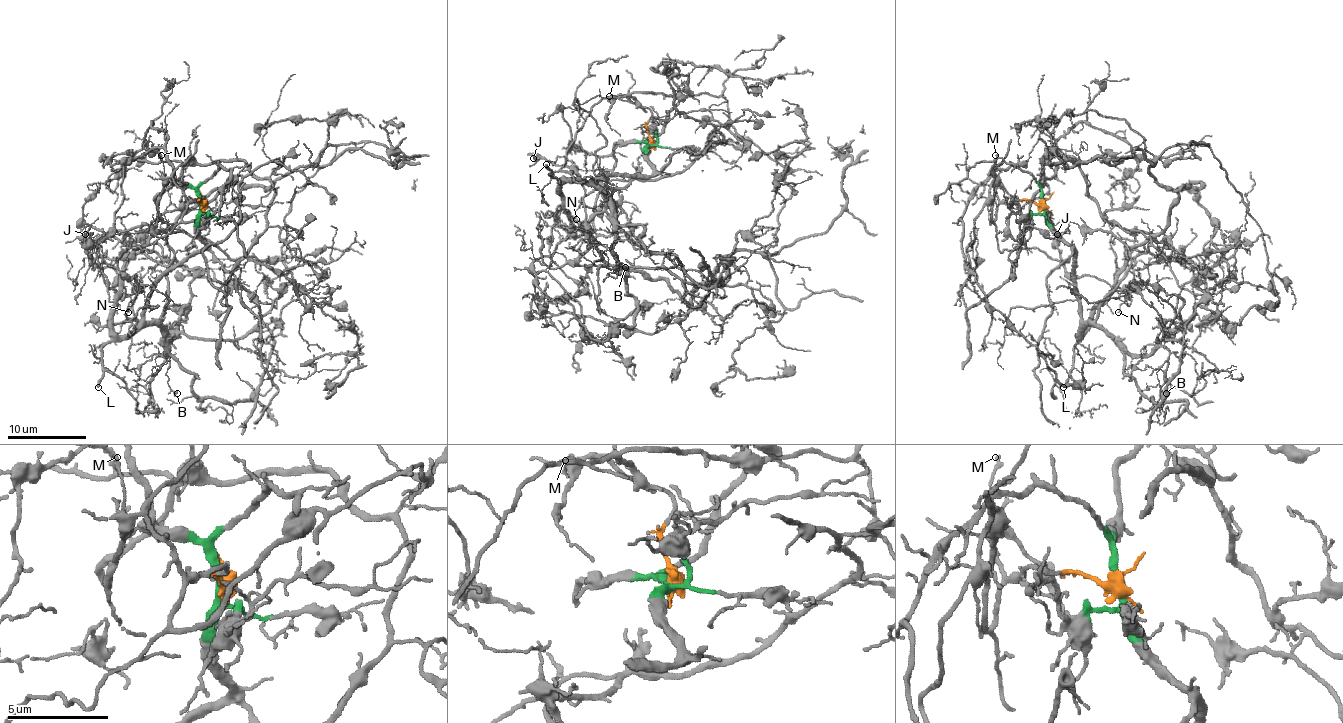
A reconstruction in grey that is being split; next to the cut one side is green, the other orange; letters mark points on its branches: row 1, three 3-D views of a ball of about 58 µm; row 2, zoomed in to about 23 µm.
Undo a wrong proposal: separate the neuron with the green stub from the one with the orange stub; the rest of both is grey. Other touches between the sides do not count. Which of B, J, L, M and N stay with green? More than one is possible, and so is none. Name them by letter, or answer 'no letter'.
B, L, N

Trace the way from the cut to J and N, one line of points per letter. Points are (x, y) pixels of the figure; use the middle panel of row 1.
J: (651, 145), (647, 129), (649, 110), (633, 98), (602, 98), (566, 151), (562, 165), (533, 155), (533, 159)
N: (651, 145), (649, 175), (609, 175), (560, 186), (562, 210), (578, 228), (576, 218)

